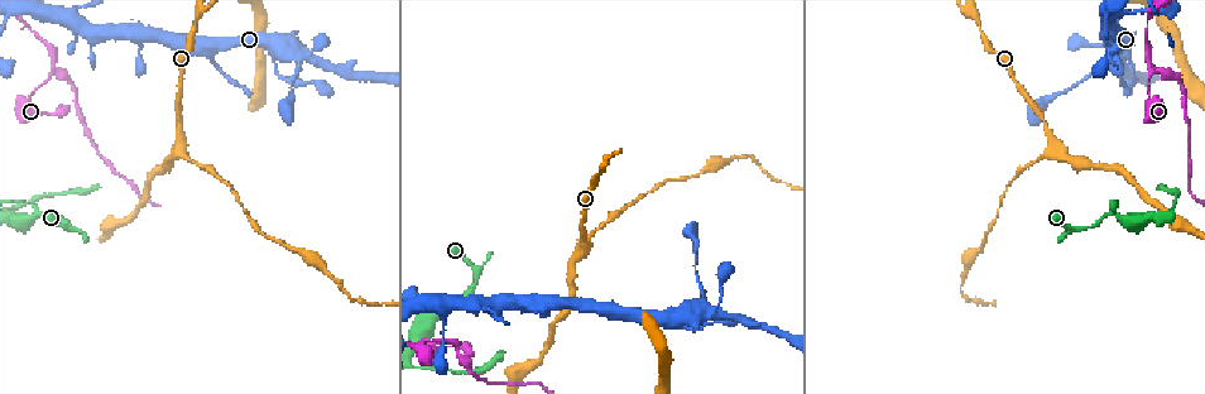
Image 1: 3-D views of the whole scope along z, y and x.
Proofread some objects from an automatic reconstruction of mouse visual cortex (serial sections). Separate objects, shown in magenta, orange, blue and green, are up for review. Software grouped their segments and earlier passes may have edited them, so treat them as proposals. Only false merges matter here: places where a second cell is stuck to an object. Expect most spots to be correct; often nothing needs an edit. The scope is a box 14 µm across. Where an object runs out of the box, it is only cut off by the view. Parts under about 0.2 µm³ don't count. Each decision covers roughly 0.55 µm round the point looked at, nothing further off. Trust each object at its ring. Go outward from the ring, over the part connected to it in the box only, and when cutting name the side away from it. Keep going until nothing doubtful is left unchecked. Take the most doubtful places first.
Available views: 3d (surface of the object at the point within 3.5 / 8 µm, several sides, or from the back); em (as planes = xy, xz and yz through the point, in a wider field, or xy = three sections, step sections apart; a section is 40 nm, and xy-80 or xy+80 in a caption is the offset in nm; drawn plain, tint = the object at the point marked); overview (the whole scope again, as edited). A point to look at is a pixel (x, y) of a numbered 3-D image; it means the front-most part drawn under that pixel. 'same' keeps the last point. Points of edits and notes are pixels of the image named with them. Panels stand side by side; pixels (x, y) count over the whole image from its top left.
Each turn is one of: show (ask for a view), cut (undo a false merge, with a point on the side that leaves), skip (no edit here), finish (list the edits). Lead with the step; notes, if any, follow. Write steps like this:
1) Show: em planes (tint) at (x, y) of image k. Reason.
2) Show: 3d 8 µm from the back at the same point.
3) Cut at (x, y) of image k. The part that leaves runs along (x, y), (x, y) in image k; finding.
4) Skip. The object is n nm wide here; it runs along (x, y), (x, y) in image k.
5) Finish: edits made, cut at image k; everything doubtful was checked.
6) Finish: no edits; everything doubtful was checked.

Show: 3d 8 µm at (199, 15) of image 1.

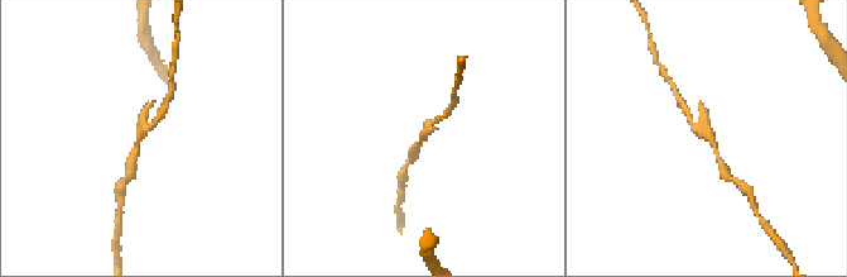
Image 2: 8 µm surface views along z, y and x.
Show: 3d 3.5 µm at (140, 135) of image 2.

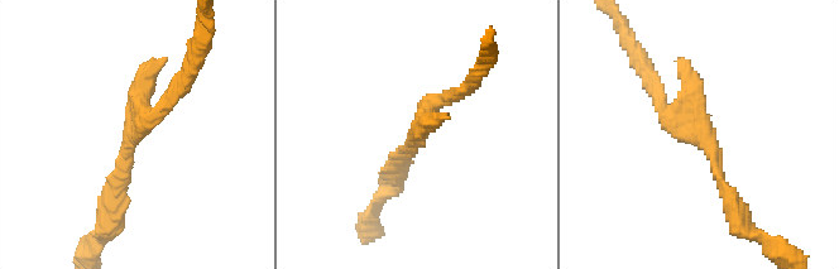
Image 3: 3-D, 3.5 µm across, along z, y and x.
Skip. It runs along (734, 207), (705, 138), (670, 119), (656, 91) in image 3; one cell here.

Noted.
Show: 3d 8 µm at (1119, 213) of image 1. A fork.

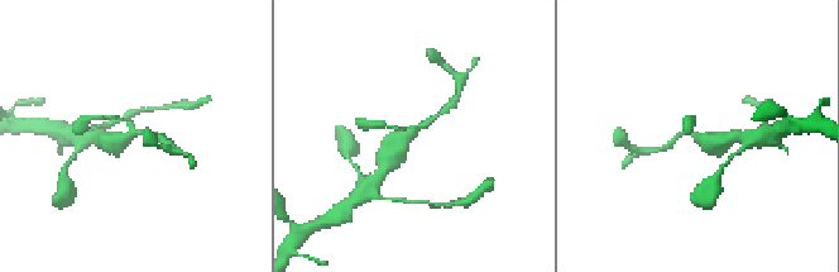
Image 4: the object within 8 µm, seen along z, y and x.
Show: 3d 3.5 µm at (419, 126) of image 4.

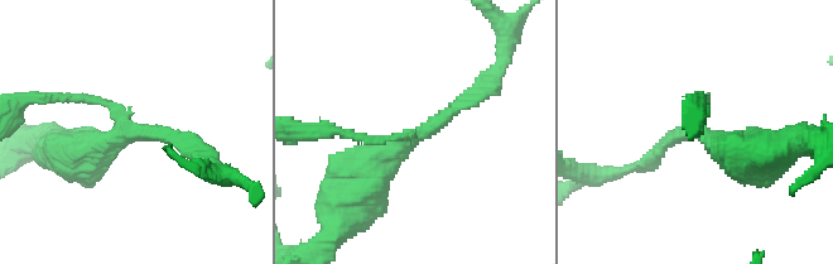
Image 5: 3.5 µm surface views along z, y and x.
Skip. One cell here.

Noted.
Show: 3d 3.5 µm at (1153, 71) of image 1. Three arms meet.

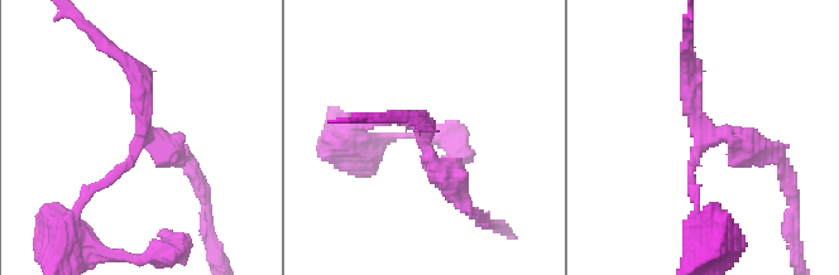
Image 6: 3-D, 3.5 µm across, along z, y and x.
Show: em xy step 1 (tint) at (702, 144) of image 6. 3 arms meet here; the arms are 150, 200, 300 nm wide; now the EM.

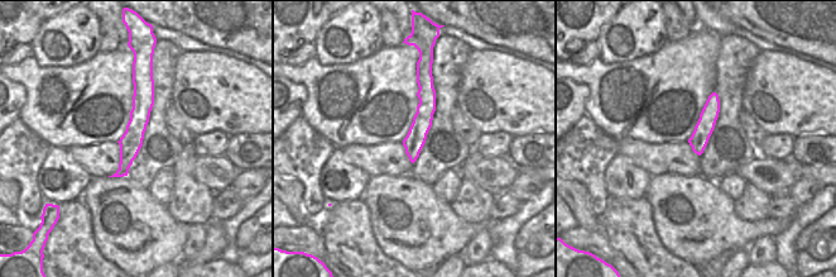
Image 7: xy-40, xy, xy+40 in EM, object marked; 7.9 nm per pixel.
Skip. One cell here.

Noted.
Finish: no edits; everything doubtful was checked.

